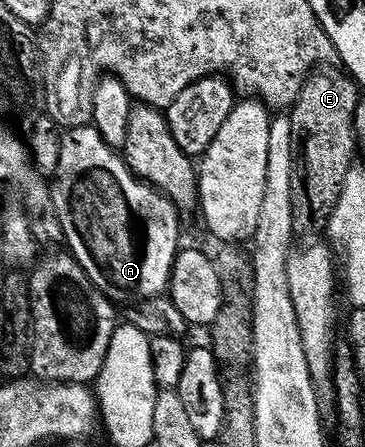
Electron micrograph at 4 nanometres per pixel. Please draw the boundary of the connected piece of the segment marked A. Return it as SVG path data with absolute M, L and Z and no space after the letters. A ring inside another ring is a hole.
M75 125L66 128L61 133L61 142L59 143L59 163L57 170L53 172L51 178L51 188L53 198L55 199L55 212L59 214L59 223L63 227L63 235L65 236L64 244L67 246L68 252L72 253L73 258L79 263L79 267L83 267L83 271L87 275L87 279L91 279L91 283L95 283L95 287L99 287L103 291L103 295L114 303L134 303L145 300L151 296L159 296L164 294L169 288L169 276L173 270L173 260L177 258L181 241L181 225L177 222L179 210L164 193L157 192L151 185L146 185L140 177L134 175L129 168L125 166L124 156L118 150L112 149L106 141L99 135L99 131L94 125Z

